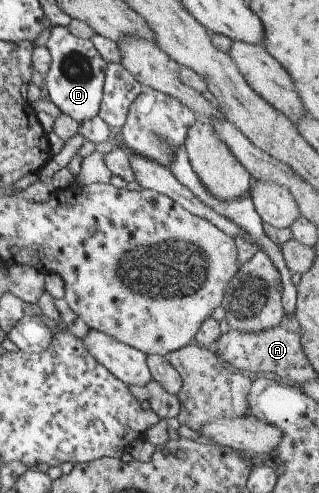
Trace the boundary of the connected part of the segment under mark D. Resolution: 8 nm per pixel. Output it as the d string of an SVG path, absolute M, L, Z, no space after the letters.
M67 26L50 28L46 49L50 54L49 70L44 76L48 99L78 123L97 116L102 101L102 86L106 62L101 58L89 39L73 36Z

